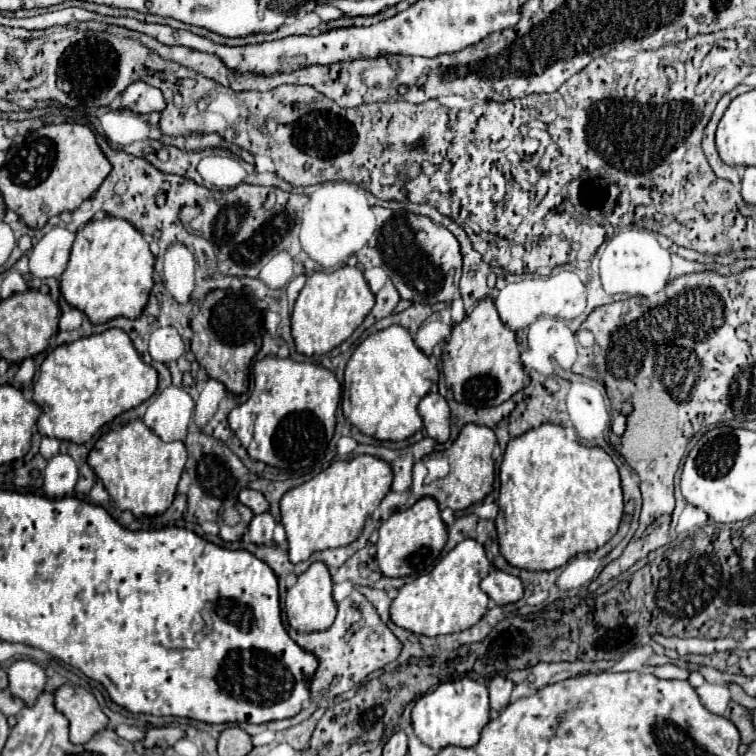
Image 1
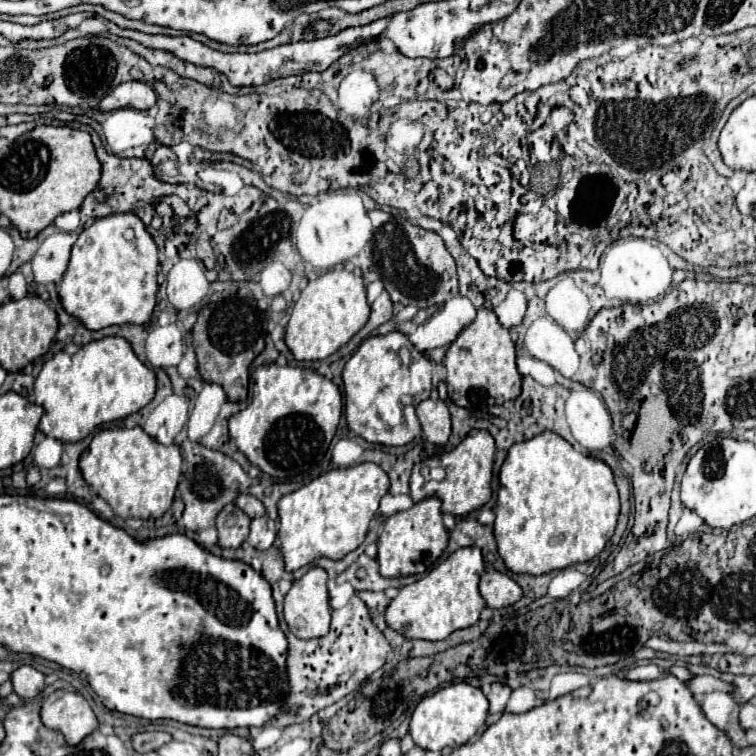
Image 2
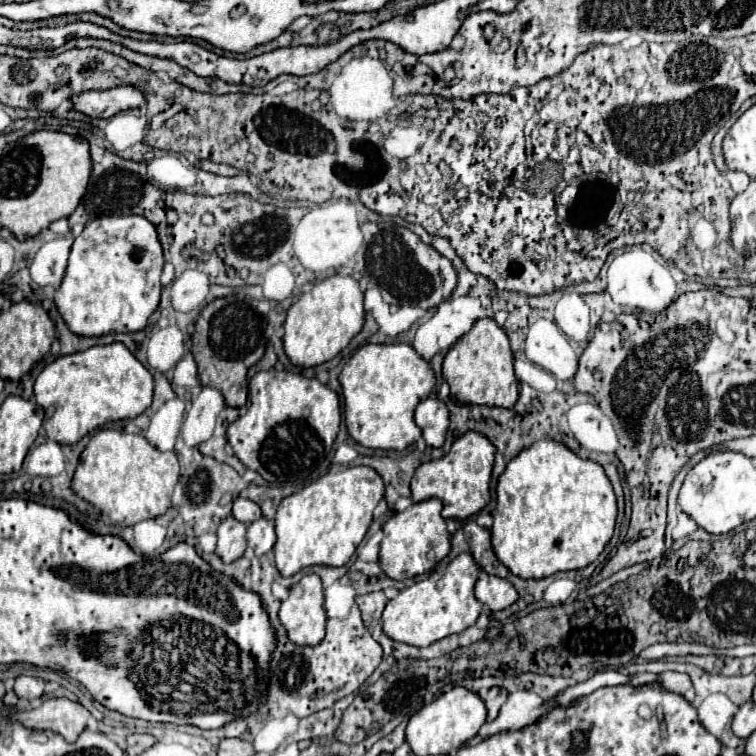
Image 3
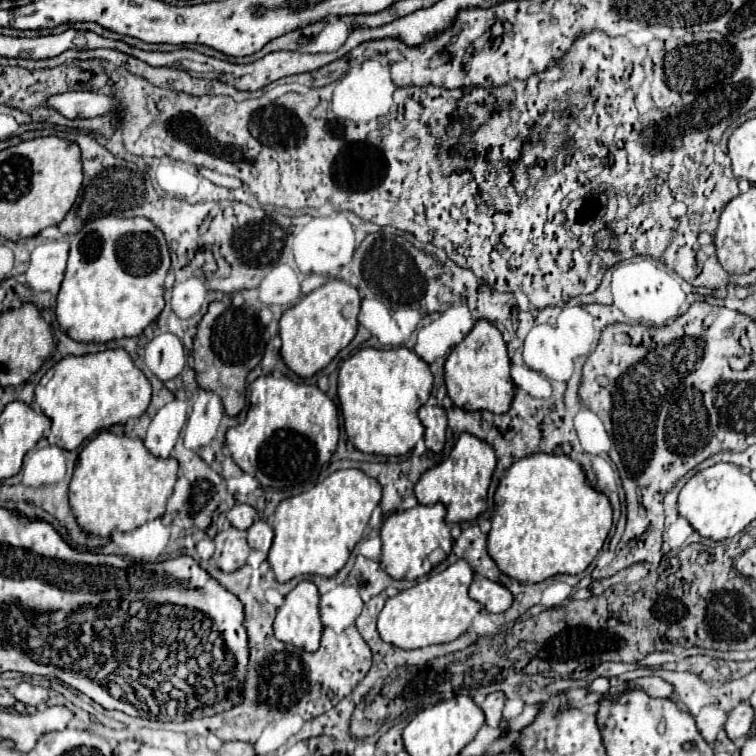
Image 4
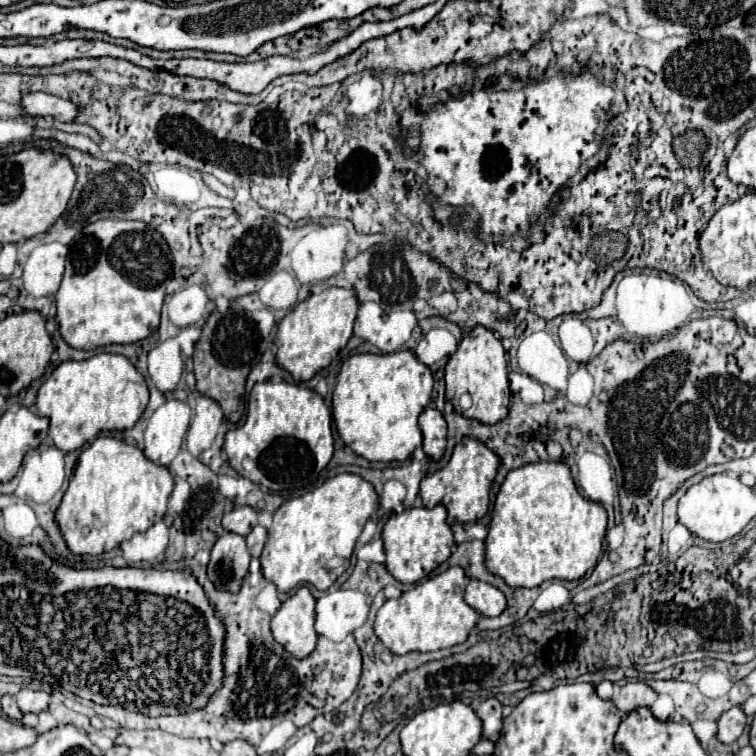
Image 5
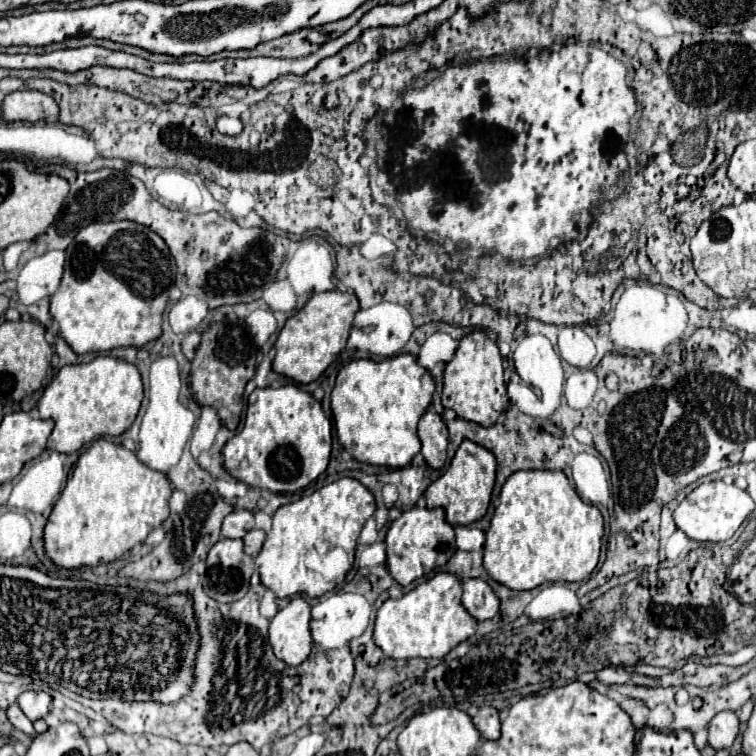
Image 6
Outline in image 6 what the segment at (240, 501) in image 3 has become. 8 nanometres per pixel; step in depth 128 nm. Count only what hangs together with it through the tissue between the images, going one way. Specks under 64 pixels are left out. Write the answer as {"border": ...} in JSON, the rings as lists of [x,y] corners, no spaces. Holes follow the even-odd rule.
{"border":[[[242,508],[232,510],[222,522],[222,538],[242,538],[248,530],[254,528],[254,514]]]}

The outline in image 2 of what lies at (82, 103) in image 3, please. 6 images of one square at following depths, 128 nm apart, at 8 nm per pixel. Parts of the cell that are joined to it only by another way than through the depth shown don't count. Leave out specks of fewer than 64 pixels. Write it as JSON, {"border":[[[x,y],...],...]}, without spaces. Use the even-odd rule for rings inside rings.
{"border":[[[124,82],[114,88],[108,96],[104,96],[98,104],[98,110],[112,112],[118,108],[136,108],[136,110],[150,110],[156,104],[154,90],[144,82]]]}

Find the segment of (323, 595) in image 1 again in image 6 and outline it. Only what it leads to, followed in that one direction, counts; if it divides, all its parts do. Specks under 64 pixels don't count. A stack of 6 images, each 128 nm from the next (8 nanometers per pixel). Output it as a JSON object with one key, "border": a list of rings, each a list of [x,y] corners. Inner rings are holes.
{"border":[[[302,596],[288,602],[286,608],[270,620],[268,642],[274,654],[288,666],[302,664],[312,650],[310,636],[310,606]]]}

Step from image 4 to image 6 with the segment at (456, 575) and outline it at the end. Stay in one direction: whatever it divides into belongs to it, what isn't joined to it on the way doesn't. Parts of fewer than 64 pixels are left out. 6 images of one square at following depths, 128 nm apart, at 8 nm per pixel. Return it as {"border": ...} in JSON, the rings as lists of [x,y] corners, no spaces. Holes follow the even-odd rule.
{"border":[[[438,572],[402,598],[388,598],[376,614],[374,642],[394,660],[402,658],[444,658],[460,642],[476,632],[476,620],[466,612],[460,602],[462,580],[450,572]]]}

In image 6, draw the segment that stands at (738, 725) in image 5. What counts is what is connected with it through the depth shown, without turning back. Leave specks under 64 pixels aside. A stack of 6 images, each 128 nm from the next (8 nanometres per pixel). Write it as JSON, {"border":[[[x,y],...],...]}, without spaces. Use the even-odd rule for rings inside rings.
{"border":[[[720,712],[708,724],[708,744],[716,750],[730,748],[738,734],[738,718],[734,712]]]}

